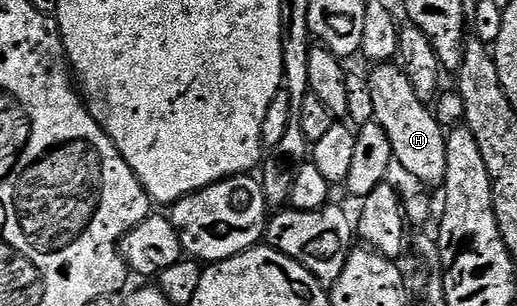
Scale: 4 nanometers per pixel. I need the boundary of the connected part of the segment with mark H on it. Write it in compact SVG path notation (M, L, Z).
M389 62L375 65L371 71L366 79L374 102L375 123L386 130L395 163L399 167L401 164L418 183L439 189L446 178L446 129L439 124L437 113L414 94L414 86L410 86L403 68Z

